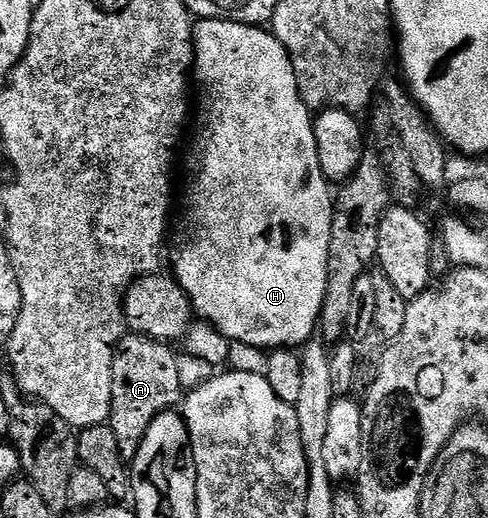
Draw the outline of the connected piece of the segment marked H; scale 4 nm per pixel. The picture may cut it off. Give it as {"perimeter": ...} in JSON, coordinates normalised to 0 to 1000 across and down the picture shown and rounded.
{"perimeter":[[[416,35],[395,54],[393,149],[402,164],[404,158],[412,164],[420,183],[412,189],[412,253],[395,266],[395,299],[387,305],[387,376],[379,382],[379,413],[387,419],[387,431],[379,436],[379,469],[363,490],[359,535],[387,569],[398,600],[457,651],[467,653],[471,662],[496,660],[533,672],[623,670],[652,643],[674,571],[674,481],[686,375],[678,353],[662,340],[662,324],[654,320],[654,293],[641,253],[643,222],[617,189],[592,102],[561,66],[535,50],[508,50],[463,35]]]}

